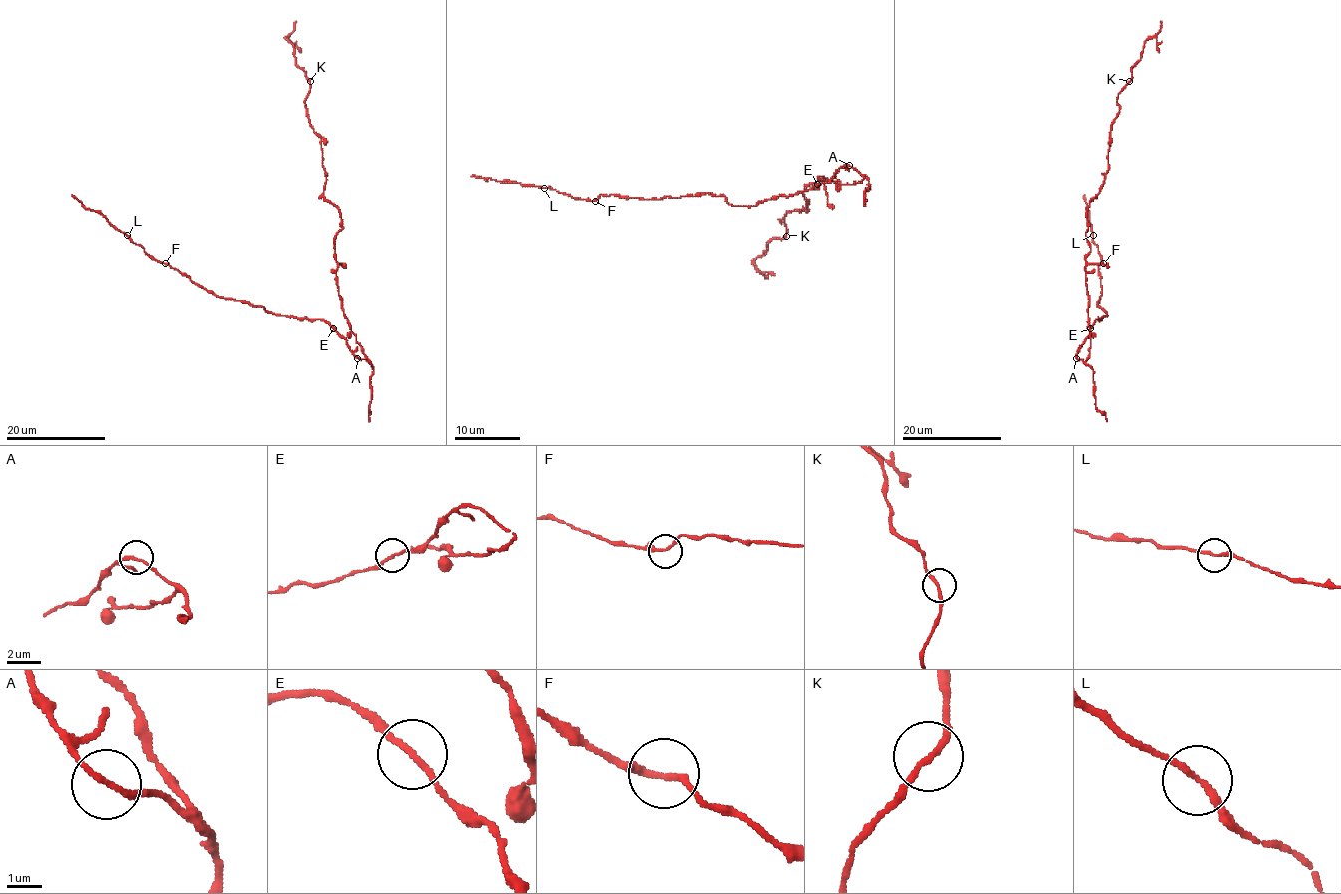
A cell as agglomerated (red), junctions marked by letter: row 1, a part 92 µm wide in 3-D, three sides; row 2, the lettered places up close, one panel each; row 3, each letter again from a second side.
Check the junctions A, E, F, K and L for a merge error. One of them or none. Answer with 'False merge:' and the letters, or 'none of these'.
False merge: none of these

